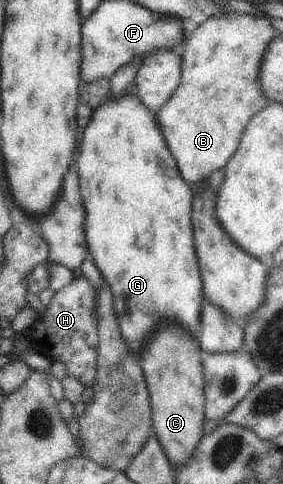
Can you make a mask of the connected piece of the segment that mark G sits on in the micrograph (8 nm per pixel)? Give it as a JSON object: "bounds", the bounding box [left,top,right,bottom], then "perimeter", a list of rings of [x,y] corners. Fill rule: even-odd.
{"bounds":[78,91,202,349],"perimeter":[[[134,91],[126,92],[117,96],[112,96],[104,100],[98,109],[94,111],[86,131],[82,133],[82,147],[78,153],[78,175],[80,175],[80,193],[84,199],[84,207],[86,207],[86,241],[88,241],[88,249],[90,258],[95,263],[97,269],[101,273],[101,277],[106,277],[108,285],[112,287],[112,295],[114,295],[114,311],[117,315],[119,326],[128,341],[128,345],[132,349],[138,349],[140,341],[144,339],[146,333],[150,333],[154,329],[154,325],[158,323],[160,317],[174,317],[182,327],[196,331],[200,327],[200,303],[202,303],[202,281],[200,281],[200,273],[198,273],[198,261],[196,261],[196,251],[194,251],[194,233],[192,233],[192,198],[193,191],[189,183],[181,176],[179,167],[176,167],[174,157],[170,155],[170,149],[164,141],[164,136],[159,126],[158,118],[141,102],[141,99]]]}

